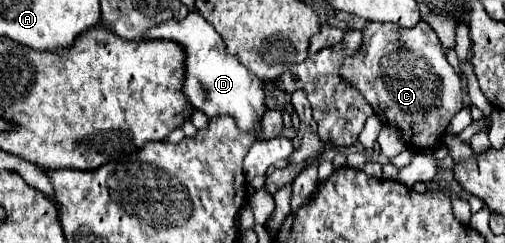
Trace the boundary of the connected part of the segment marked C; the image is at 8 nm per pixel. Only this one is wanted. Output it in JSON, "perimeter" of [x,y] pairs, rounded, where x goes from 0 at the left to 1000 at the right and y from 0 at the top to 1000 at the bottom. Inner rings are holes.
{"perimeter":[[[725,86],[713,226],[681,243],[673,317],[725,399],[760,514],[796,531],[796,572],[816,613],[859,613],[891,490],[915,449],[915,325],[883,251],[875,177],[844,86],[812,119],[784,111],[784,95]]]}

